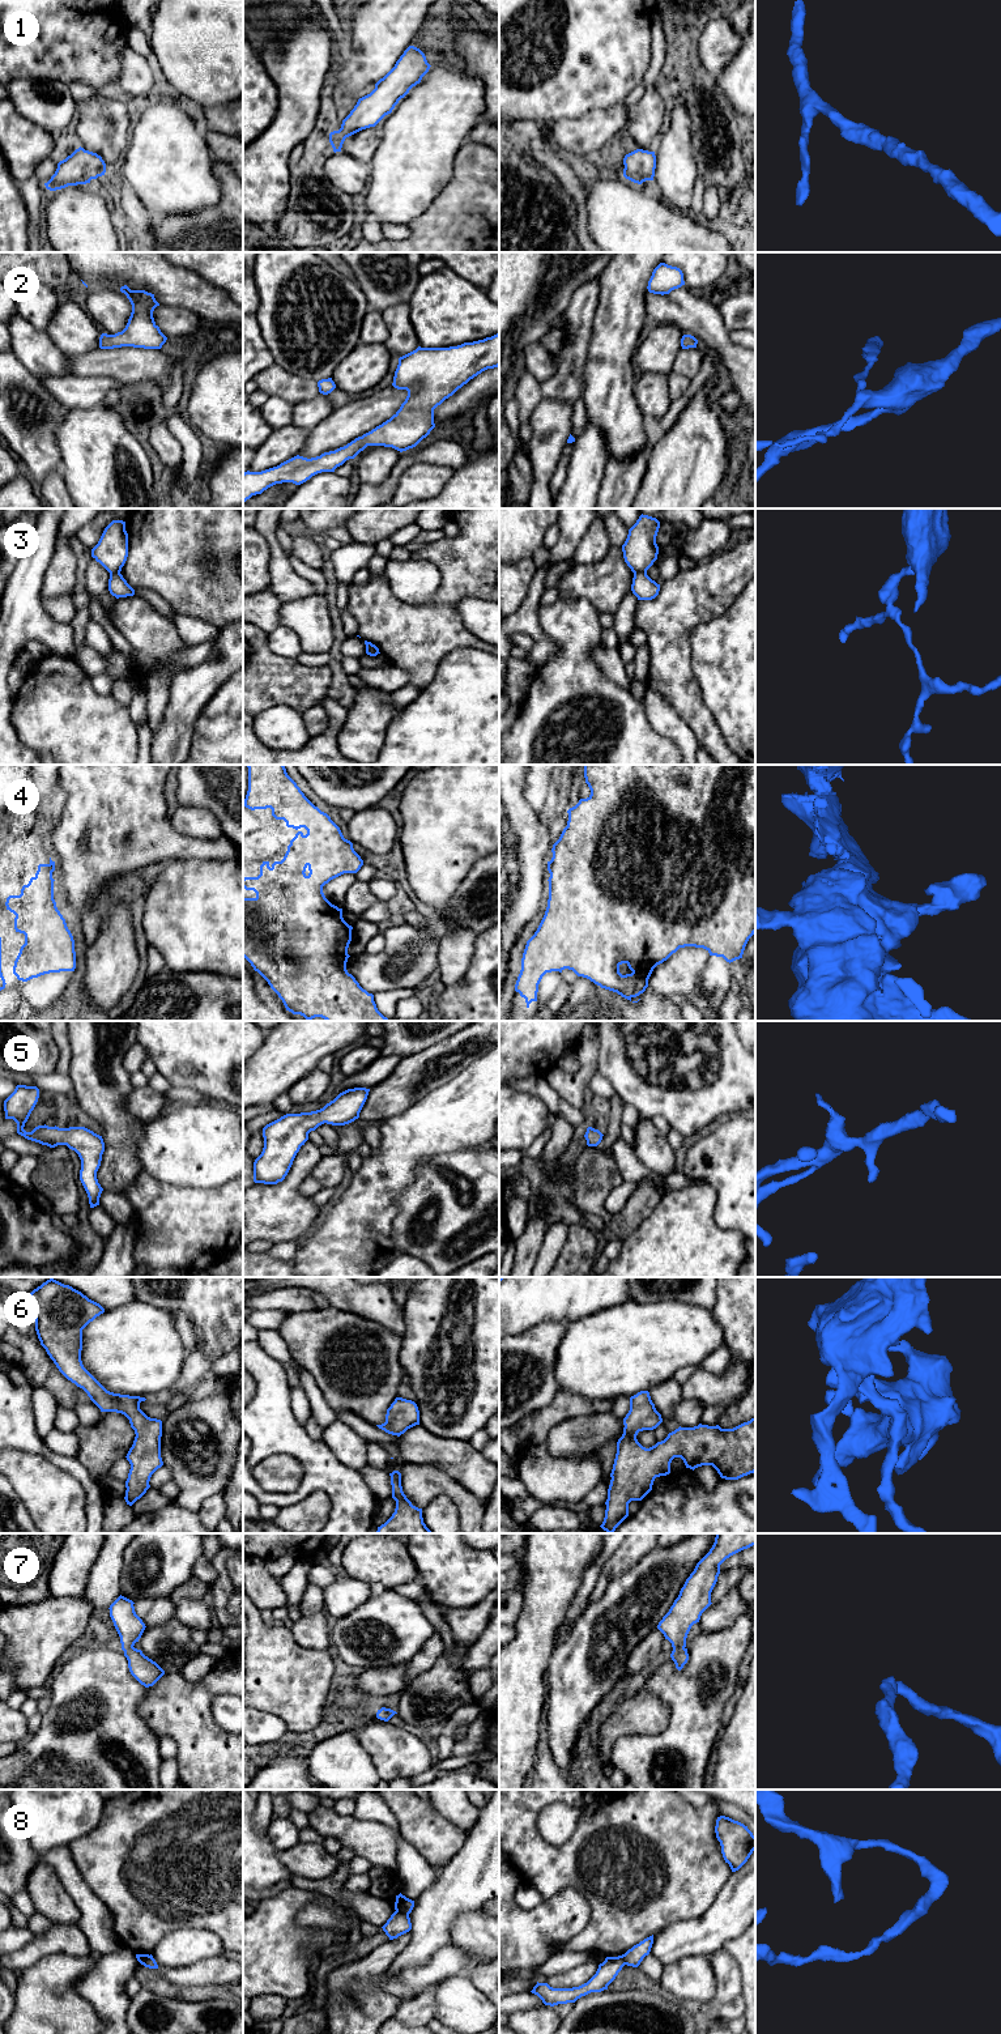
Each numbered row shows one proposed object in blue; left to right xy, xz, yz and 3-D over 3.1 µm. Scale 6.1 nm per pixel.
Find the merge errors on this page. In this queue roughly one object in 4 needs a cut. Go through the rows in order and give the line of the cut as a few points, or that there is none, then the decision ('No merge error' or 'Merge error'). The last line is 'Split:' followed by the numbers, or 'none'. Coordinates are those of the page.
1: No split. No merge error
2: No split. No merge error
3: Split along yz (646, 571), (637, 571), (634, 574). Merge error
4: No split. No merge error
5: No split. No merge error
6: No split. No merge error
7: No split. No merge error
8: Split along xz (396, 1910), (408, 1915). Merge error
Split: 3, 8

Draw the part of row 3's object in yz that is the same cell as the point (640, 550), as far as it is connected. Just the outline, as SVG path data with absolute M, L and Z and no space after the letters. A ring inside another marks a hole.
M642 514L629 529L622 552L625 562L634 574L647 573L657 559L659 546L656 544L656 536L659 528L660 522L656 518Z

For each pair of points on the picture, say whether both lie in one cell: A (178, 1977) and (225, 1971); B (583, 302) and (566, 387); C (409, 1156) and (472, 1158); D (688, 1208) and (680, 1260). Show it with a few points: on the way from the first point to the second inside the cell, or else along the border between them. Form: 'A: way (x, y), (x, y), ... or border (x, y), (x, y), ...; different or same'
A: way (190, 1975), (213, 1973); same
B: way (579, 323), (571, 366); same
C: border (461, 1149), (427, 1157), (417, 1167), (412, 1181); different
D: way (682, 1221), (680, 1247); same

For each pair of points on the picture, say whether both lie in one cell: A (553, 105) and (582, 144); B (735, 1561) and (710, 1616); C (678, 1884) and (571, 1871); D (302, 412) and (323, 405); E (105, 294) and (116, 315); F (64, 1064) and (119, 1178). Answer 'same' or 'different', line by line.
A: different
B: same
C: same
D: same
E: same
F: different

